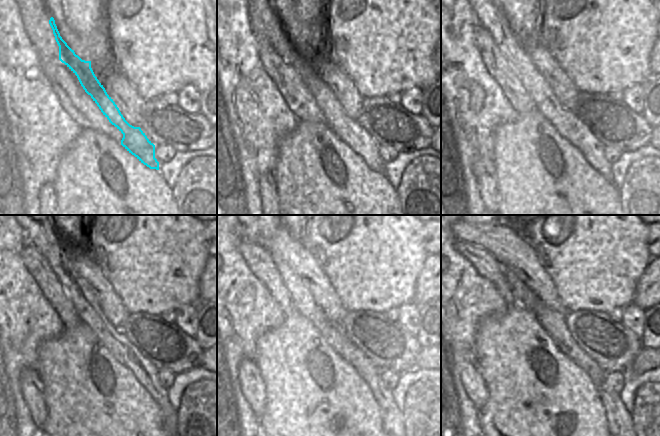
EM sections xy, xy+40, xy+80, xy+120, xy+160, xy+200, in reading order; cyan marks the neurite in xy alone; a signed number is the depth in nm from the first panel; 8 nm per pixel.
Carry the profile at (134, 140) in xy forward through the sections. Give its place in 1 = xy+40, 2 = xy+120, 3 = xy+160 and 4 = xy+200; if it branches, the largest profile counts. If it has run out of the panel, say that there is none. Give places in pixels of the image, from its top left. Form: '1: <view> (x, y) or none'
1: xy+40 (349, 131)
2: xy+120 (39, 235)
3: xy+160 (392, 418)
4: xy+200 (618, 417)

